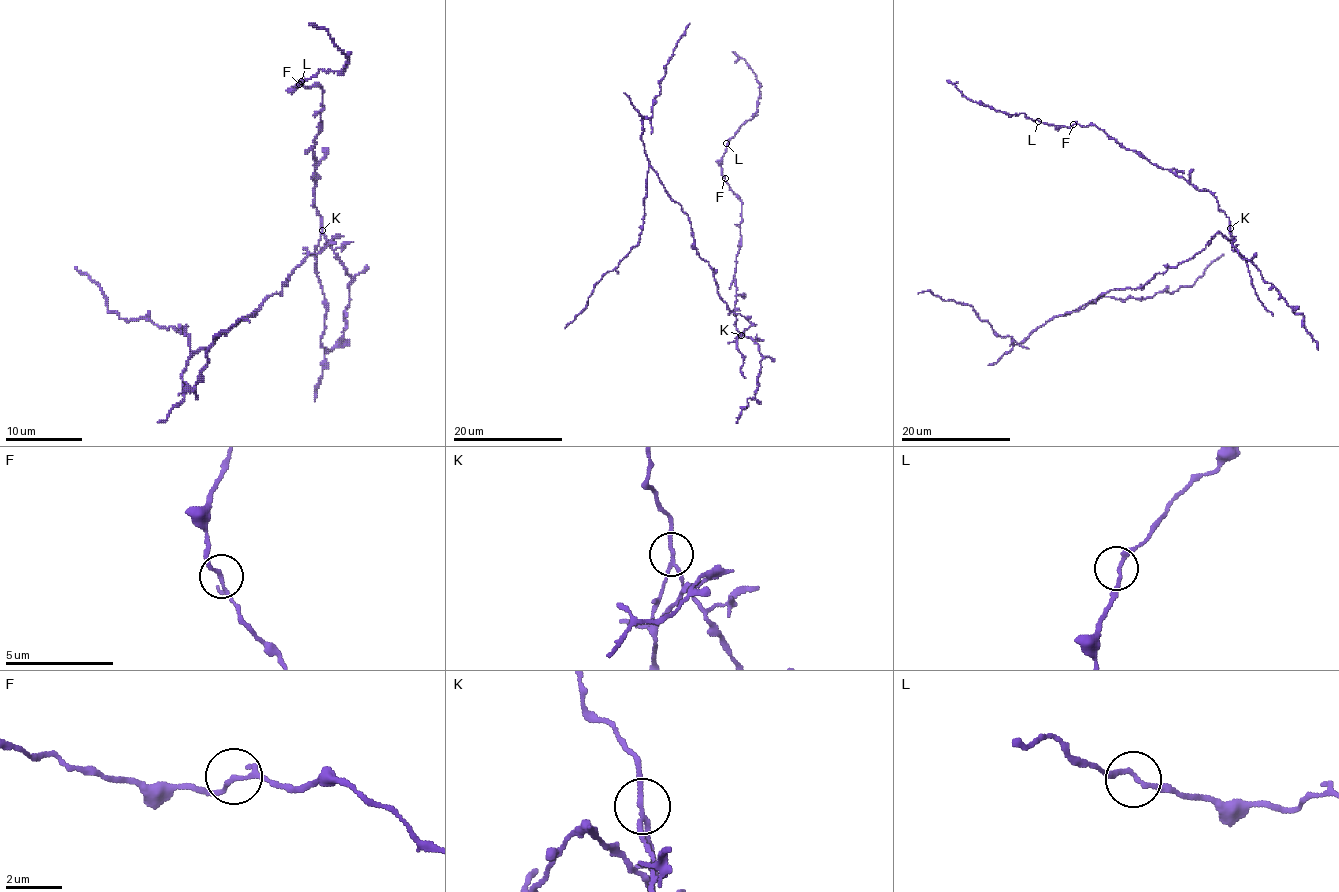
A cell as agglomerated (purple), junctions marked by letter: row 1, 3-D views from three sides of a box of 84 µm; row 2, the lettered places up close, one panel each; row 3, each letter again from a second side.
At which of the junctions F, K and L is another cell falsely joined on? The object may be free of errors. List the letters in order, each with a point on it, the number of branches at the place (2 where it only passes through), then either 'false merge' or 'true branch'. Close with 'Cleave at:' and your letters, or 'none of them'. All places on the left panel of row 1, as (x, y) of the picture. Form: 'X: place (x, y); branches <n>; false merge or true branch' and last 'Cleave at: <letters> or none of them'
F: place (299, 84); branches 3; true branch
K: place (322, 230); branches 3; false merge
L: place (301, 81); branches 2; true branch
Cleave at: K

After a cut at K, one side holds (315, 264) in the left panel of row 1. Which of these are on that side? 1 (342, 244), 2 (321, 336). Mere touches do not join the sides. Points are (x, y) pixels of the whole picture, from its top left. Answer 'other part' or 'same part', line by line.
1: other part
2: same part

